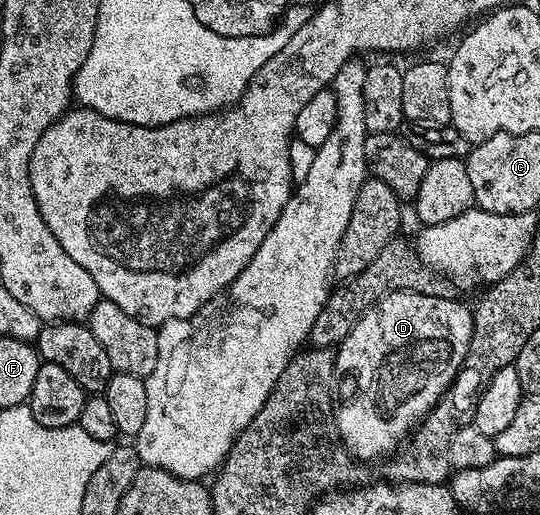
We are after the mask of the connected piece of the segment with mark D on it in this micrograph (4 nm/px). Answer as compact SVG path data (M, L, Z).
M401 289L397 293L387 293L381 298L380 301L375 302L375 304L370 305L366 311L361 315L361 319L357 319L357 323L352 327L349 331L349 335L346 339L337 346L337 352L335 355L335 371L338 374L339 378L337 381L337 404L334 406L335 411L335 422L337 423L337 431L339 432L339 438L343 441L343 446L350 451L352 457L364 462L364 463L372 463L371 461L375 461L378 457L384 457L384 459L390 458L392 454L396 452L406 442L409 434L418 426L419 422L422 421L425 414L427 414L436 403L439 402L440 399L443 397L443 392L446 391L447 388L451 386L453 383L453 379L457 375L457 371L463 365L463 360L465 359L465 355L469 351L469 339L473 335L473 313L470 308L467 309L465 306L462 305L459 301L454 301L451 297L439 297L443 295L436 295L434 292L431 291L412 291L410 289Z

